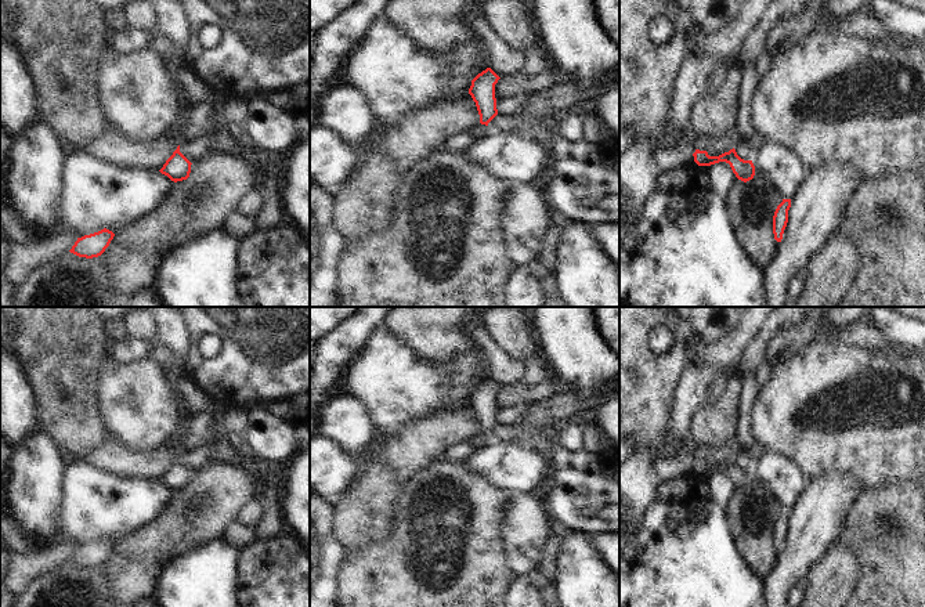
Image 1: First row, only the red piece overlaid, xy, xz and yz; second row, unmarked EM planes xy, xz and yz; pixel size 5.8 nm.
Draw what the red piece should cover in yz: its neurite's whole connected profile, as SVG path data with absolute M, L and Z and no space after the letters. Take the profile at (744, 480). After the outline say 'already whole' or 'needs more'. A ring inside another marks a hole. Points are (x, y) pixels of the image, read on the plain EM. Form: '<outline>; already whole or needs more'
M734 458L719 466L709 466L707 460L695 459L693 466L698 476L711 476L719 471L729 473L736 487L744 492L752 489L755 485L755 476L752 470L741 469Z; already whole

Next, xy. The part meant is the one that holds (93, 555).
M104 538L98 542L77 548L69 561L86 568L98 567L109 556L113 546L115 543L112 541Z; already whole

